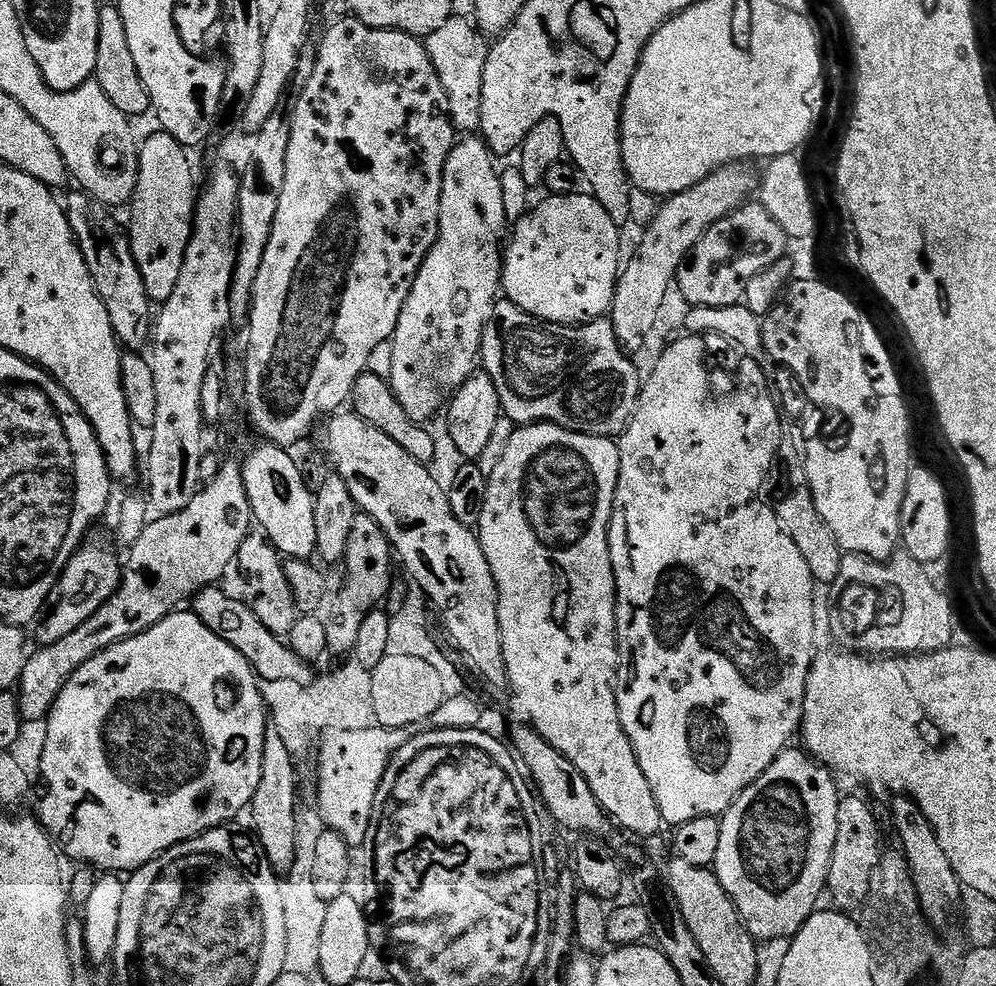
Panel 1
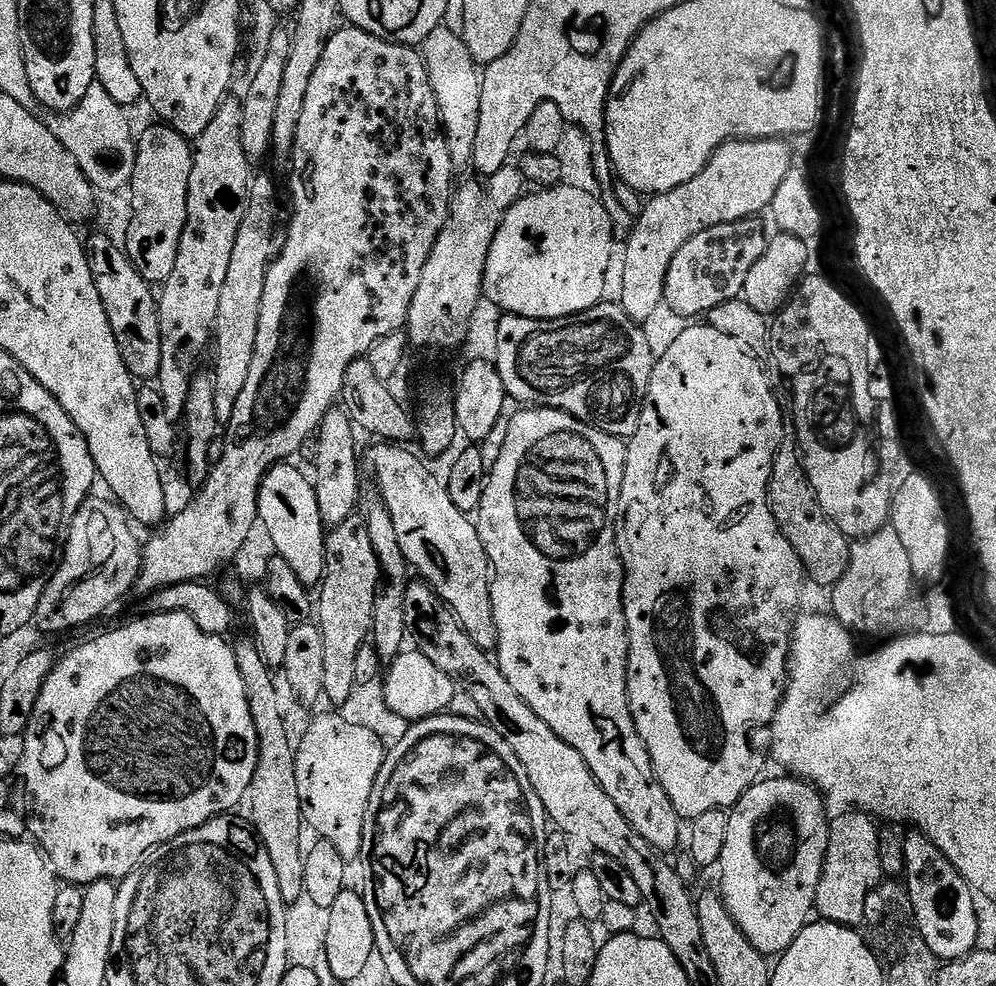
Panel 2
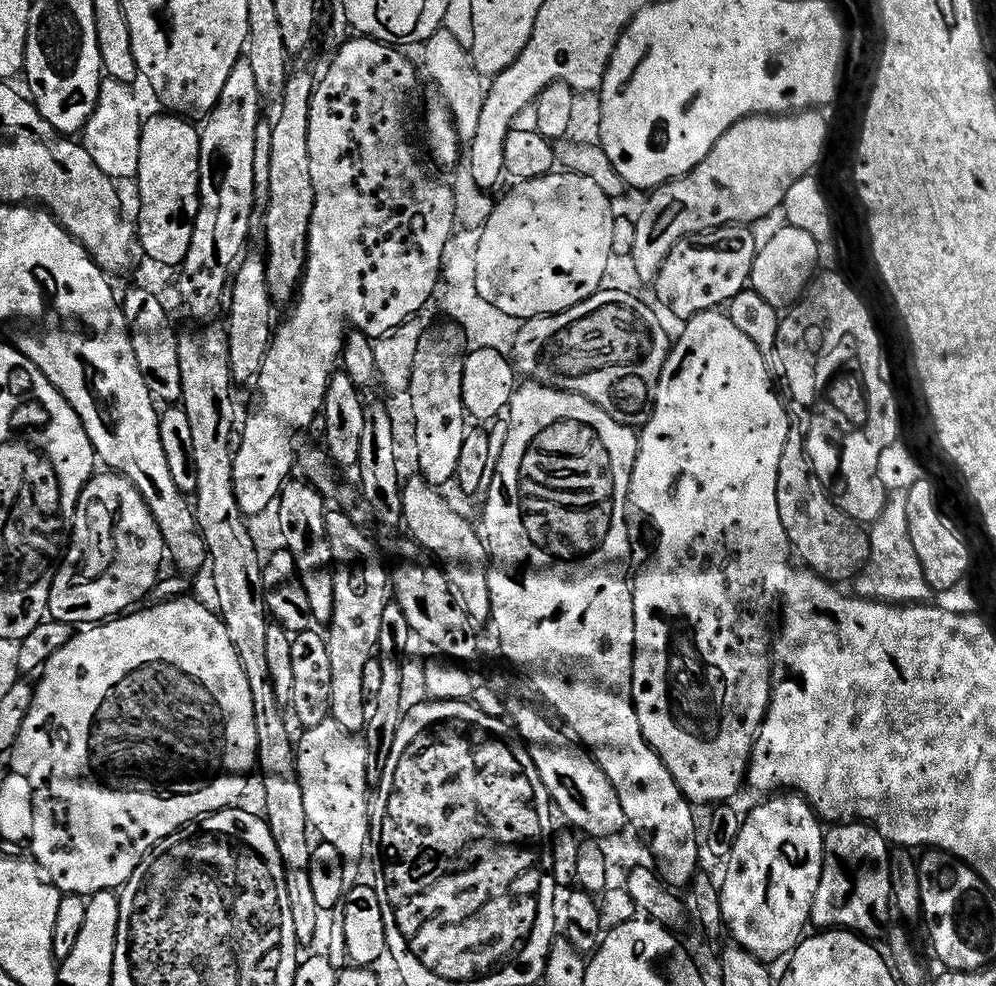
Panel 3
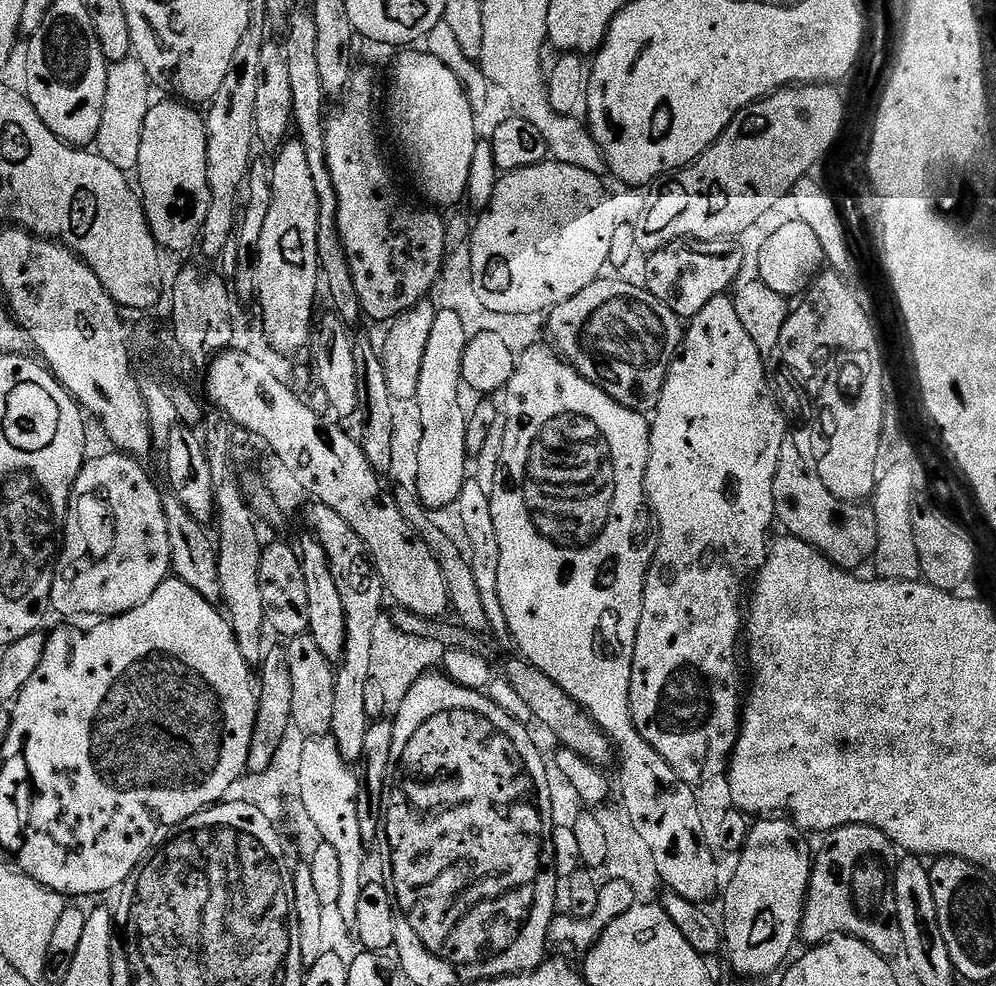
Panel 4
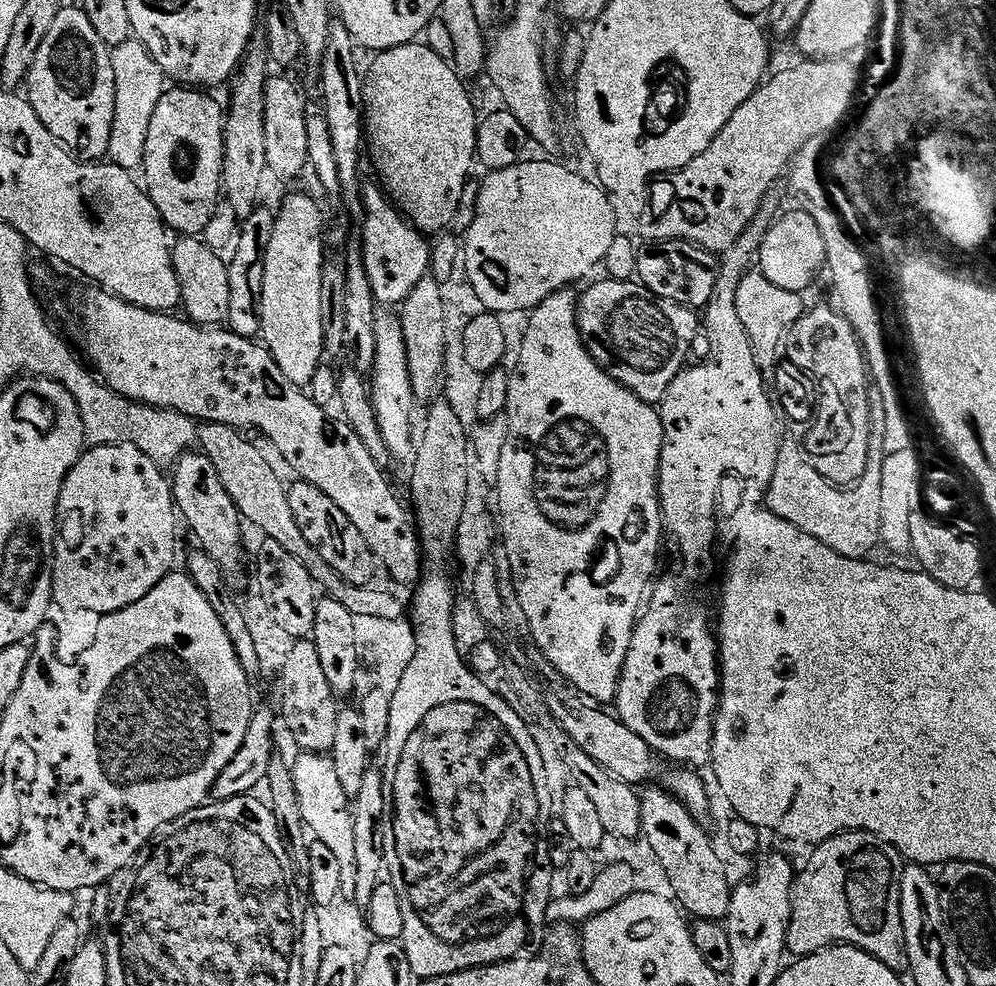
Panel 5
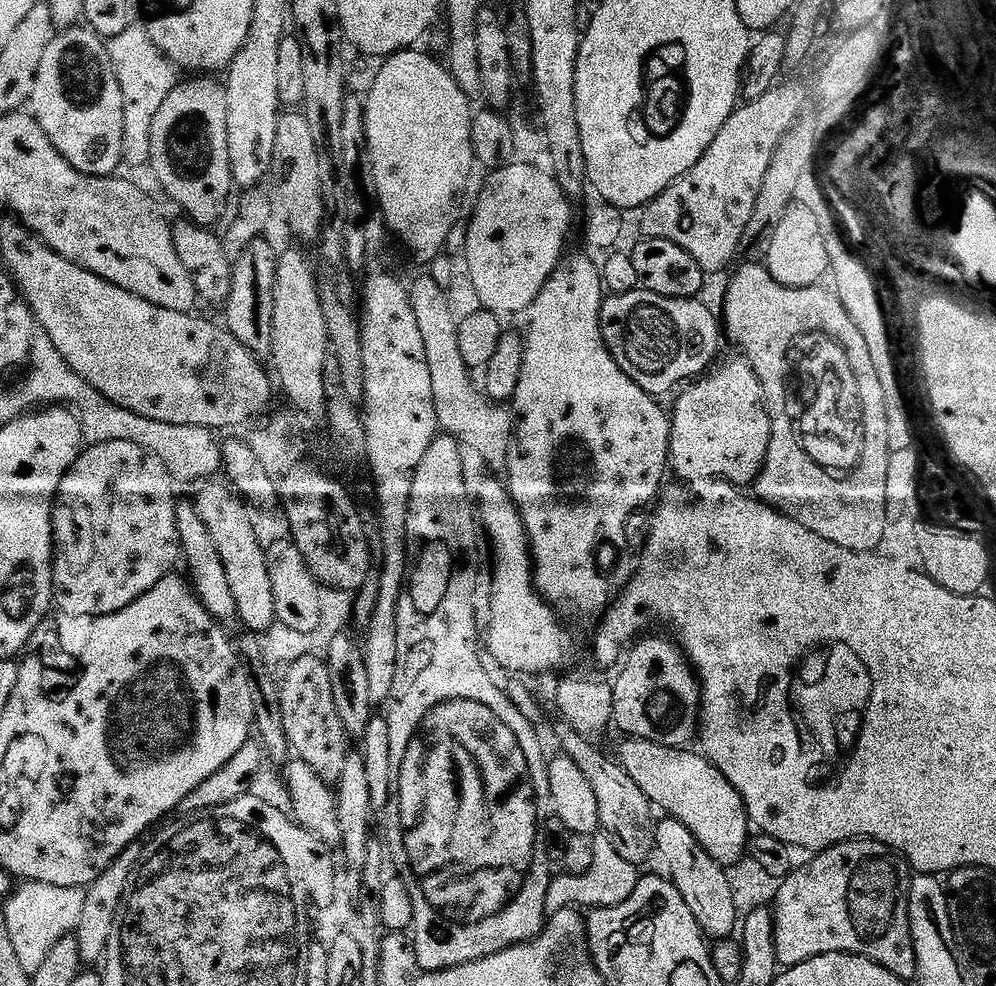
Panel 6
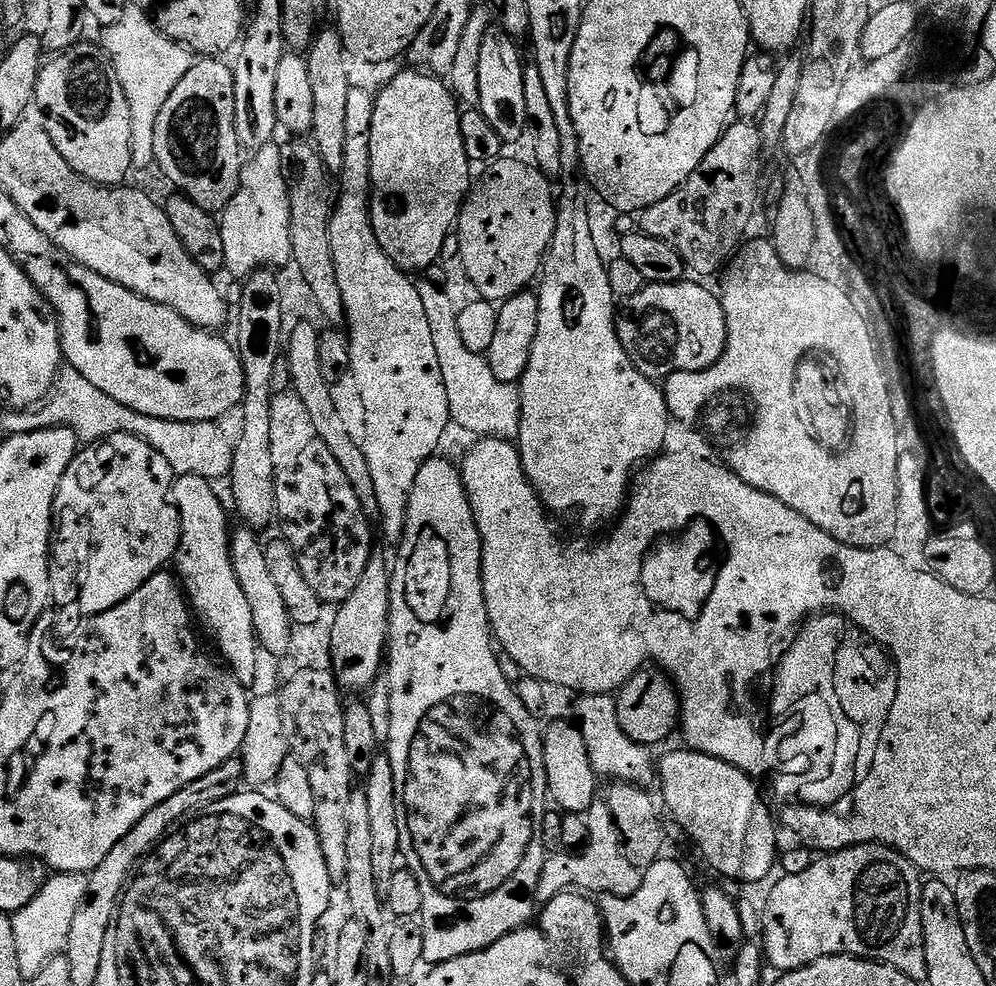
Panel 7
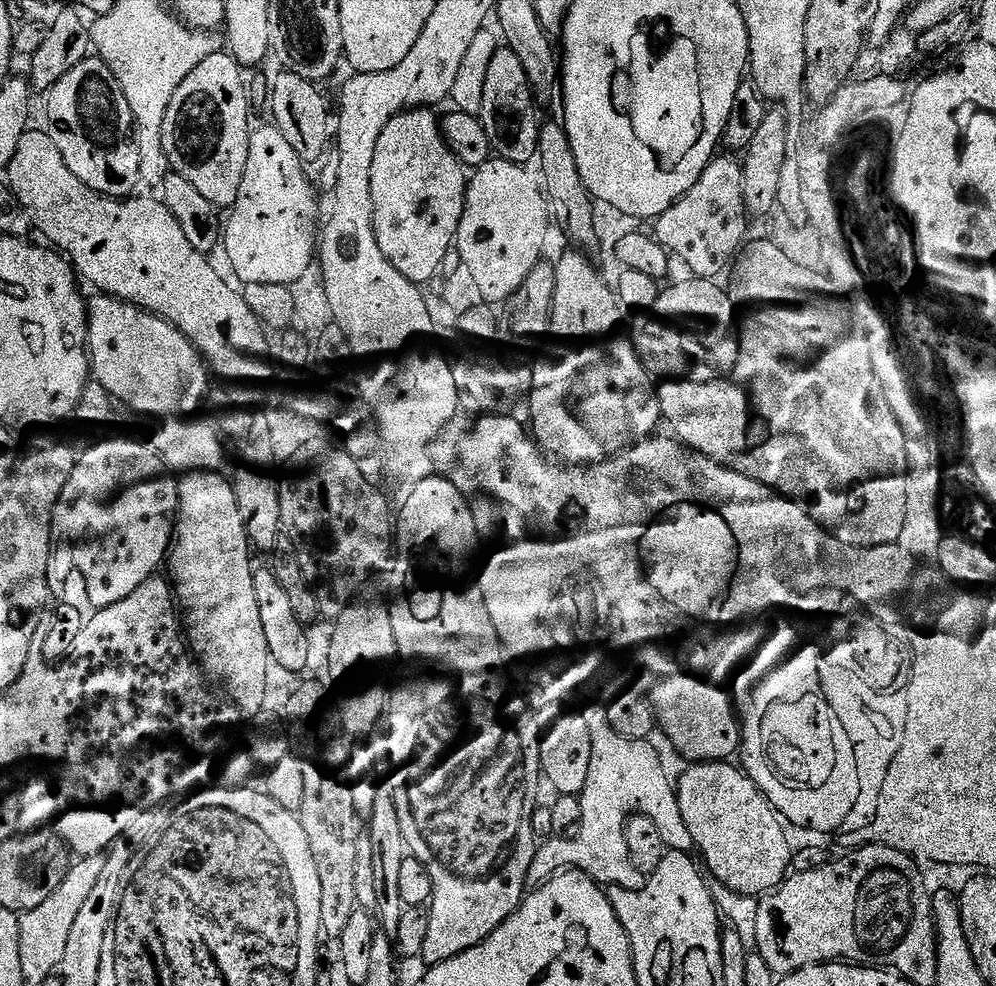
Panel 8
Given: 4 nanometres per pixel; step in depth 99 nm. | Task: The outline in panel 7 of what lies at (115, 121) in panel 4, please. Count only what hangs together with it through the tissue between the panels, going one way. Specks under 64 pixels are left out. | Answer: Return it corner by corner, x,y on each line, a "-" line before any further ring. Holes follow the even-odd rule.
139,6
125,8
118,22
107,25
103,32
102,51
126,94
126,102
130,102
133,169
148,167
151,169
156,158
154,126
158,122
158,114
162,114
162,106
166,106
166,98
174,94
174,86
178,86
178,82
182,82
184,75
192,69
193,53
177,40
171,40
164,35
153,24
152,17

